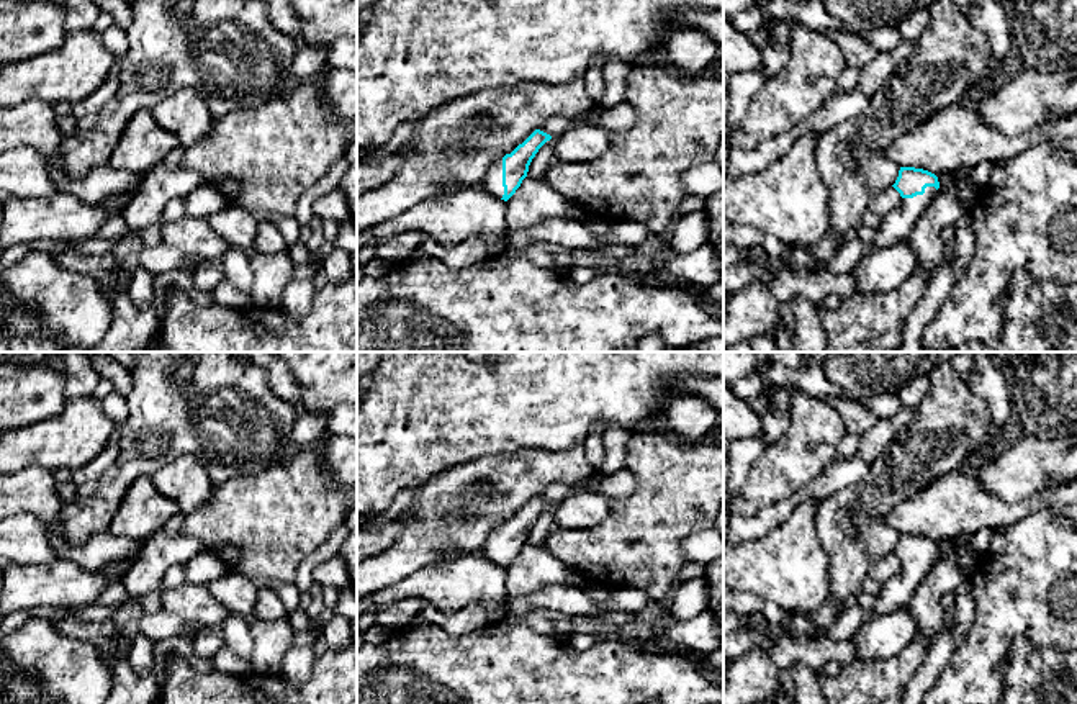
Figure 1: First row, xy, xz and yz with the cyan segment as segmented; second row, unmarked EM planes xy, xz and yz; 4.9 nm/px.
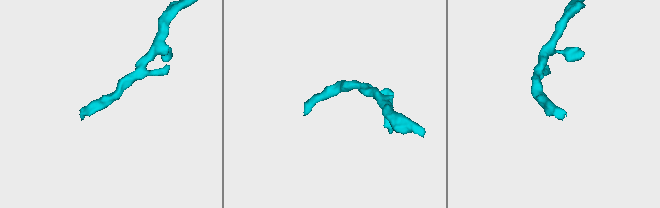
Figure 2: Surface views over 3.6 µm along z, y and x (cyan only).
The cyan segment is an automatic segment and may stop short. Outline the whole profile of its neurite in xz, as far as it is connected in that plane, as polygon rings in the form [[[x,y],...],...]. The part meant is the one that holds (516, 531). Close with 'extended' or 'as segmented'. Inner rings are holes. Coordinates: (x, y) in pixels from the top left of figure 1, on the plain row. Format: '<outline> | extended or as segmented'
[[[535,496],[511,521],[506,521],[502,526],[494,527],[488,534],[483,547],[475,553],[507,568],[527,544],[529,532],[538,516],[550,506],[550,501]]] | extended

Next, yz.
[[[900,534],[892,552],[902,563],[900,571],[881,584],[874,612],[889,614],[899,607],[908,607],[922,580],[930,573],[940,555],[938,544],[928,537]]] | extended

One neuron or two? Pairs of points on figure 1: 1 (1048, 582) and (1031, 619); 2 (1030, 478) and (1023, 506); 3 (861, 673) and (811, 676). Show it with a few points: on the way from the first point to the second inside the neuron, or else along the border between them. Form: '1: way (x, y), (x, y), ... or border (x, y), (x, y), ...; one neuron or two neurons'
1: way (1038, 591), (1031, 598), (1031, 609); one neuron
2: border (1059, 485), (1015, 501), (1005, 501), (987, 490); two neurons
3: border (815, 670), (820, 686); two neurons

